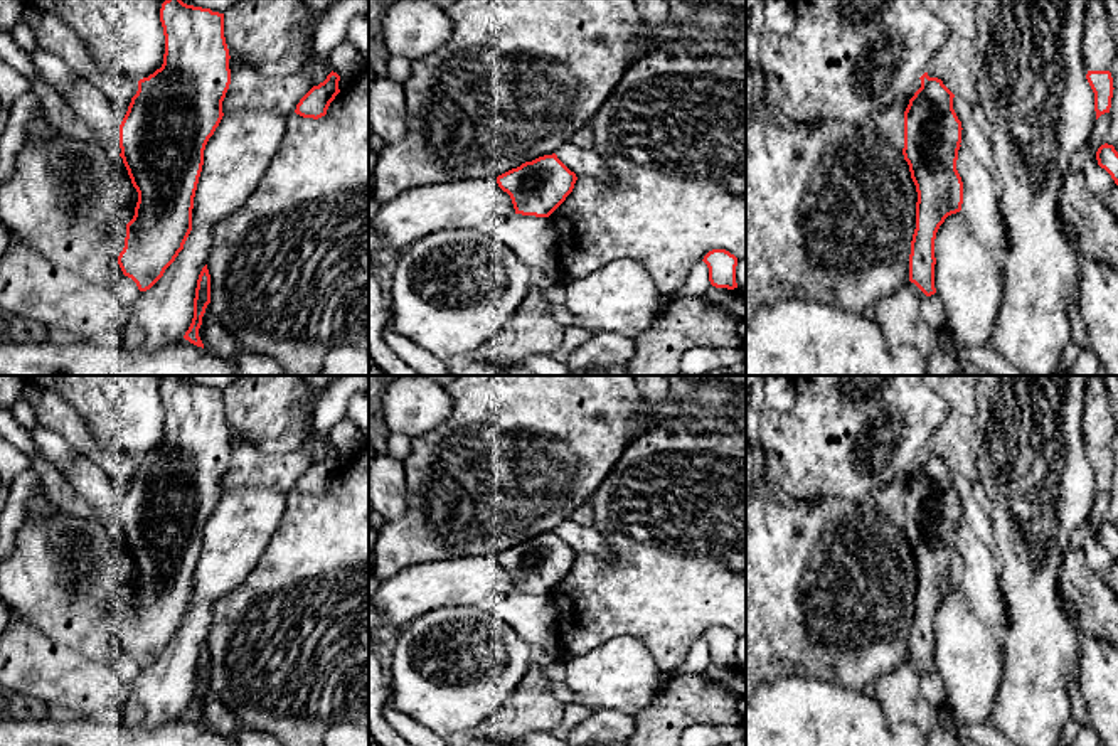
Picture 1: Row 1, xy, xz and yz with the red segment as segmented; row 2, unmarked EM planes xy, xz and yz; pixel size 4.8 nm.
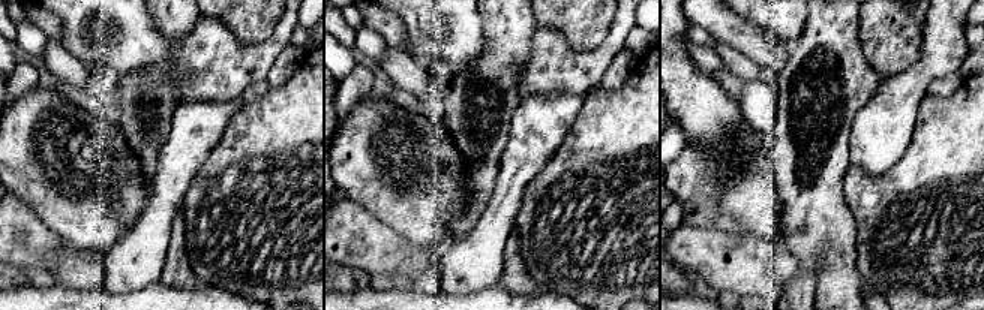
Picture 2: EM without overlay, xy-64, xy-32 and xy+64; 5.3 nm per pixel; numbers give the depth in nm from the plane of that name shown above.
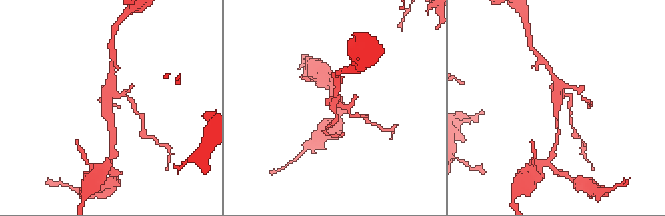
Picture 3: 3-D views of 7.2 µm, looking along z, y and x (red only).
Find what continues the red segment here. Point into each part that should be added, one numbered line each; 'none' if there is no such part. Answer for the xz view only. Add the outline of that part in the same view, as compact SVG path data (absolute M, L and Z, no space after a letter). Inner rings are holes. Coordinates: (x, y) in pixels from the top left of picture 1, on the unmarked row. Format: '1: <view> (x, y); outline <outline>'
none

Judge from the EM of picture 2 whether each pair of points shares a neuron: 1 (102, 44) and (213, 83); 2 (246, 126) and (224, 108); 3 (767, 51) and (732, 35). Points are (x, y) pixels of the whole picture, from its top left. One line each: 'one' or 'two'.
1: one
2: two
3: one

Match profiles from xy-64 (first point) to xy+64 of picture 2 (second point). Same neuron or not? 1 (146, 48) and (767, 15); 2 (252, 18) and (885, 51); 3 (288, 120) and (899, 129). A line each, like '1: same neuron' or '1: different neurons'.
1: same neuron
2: same neuron
3: different neurons

